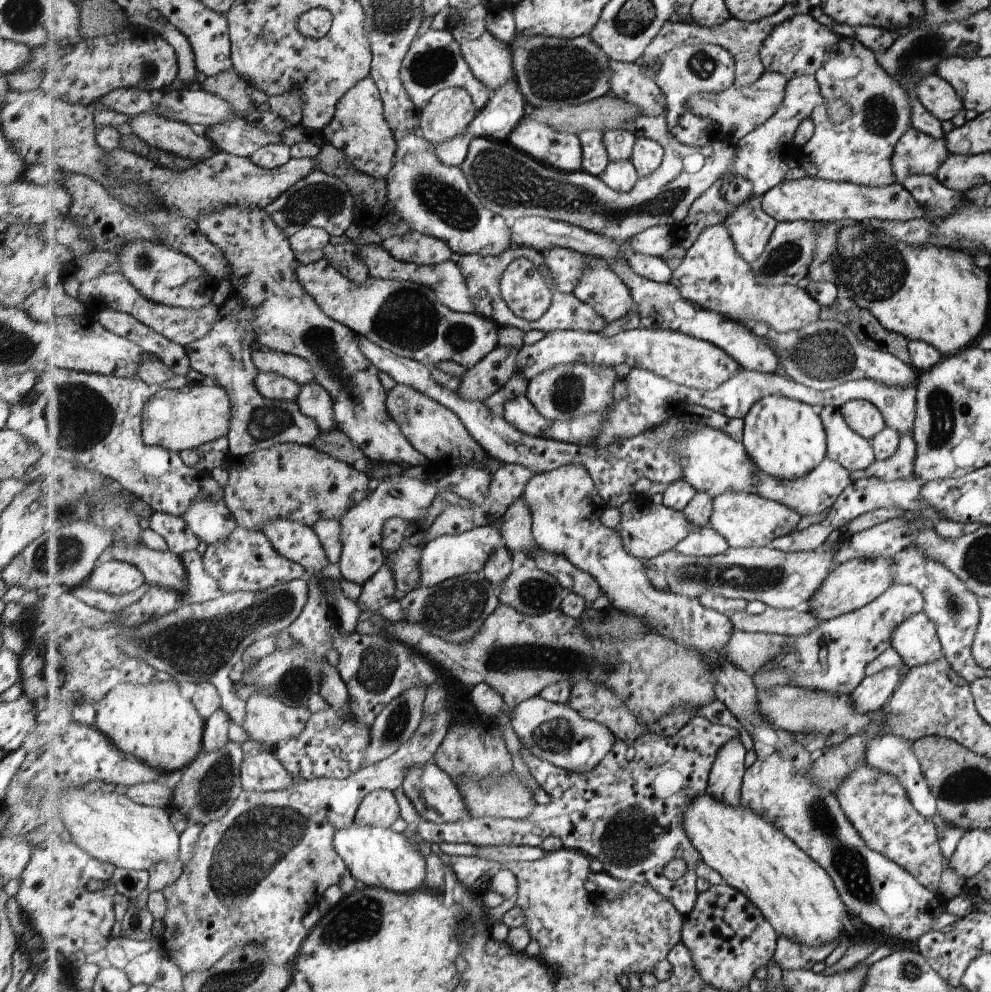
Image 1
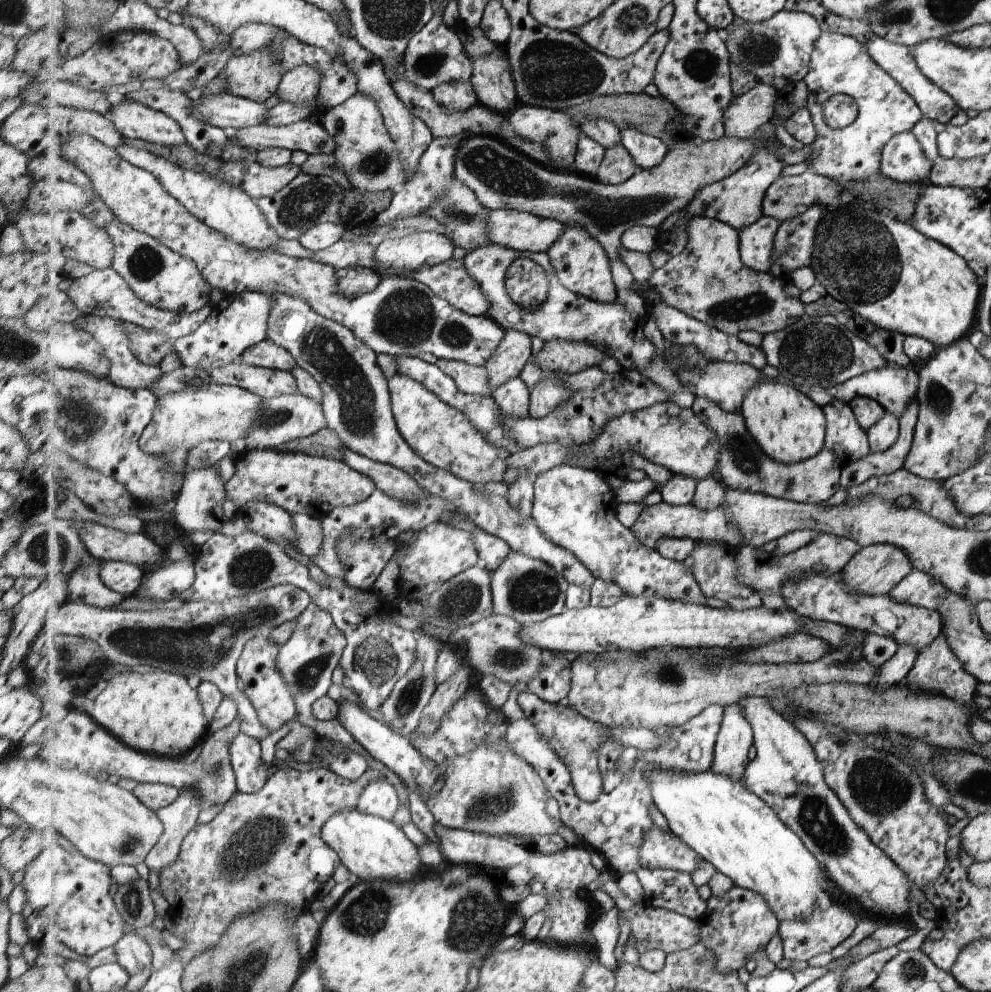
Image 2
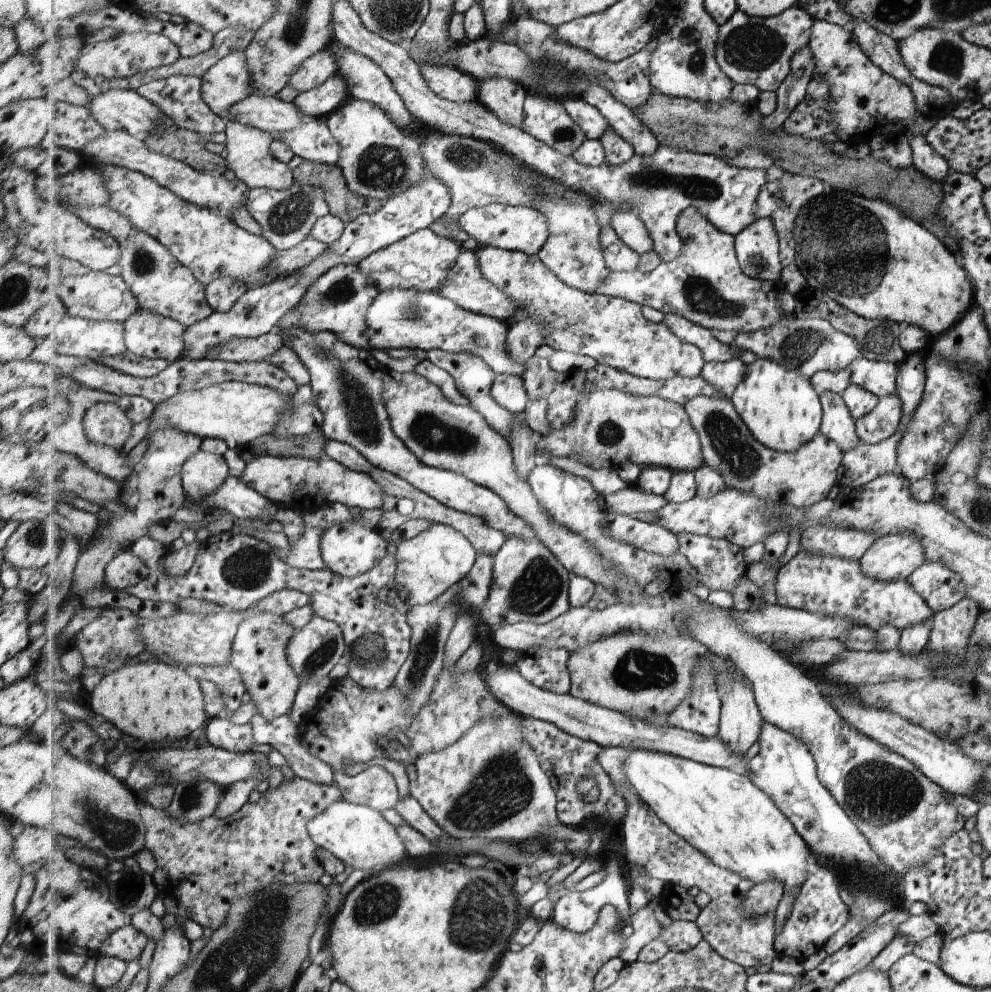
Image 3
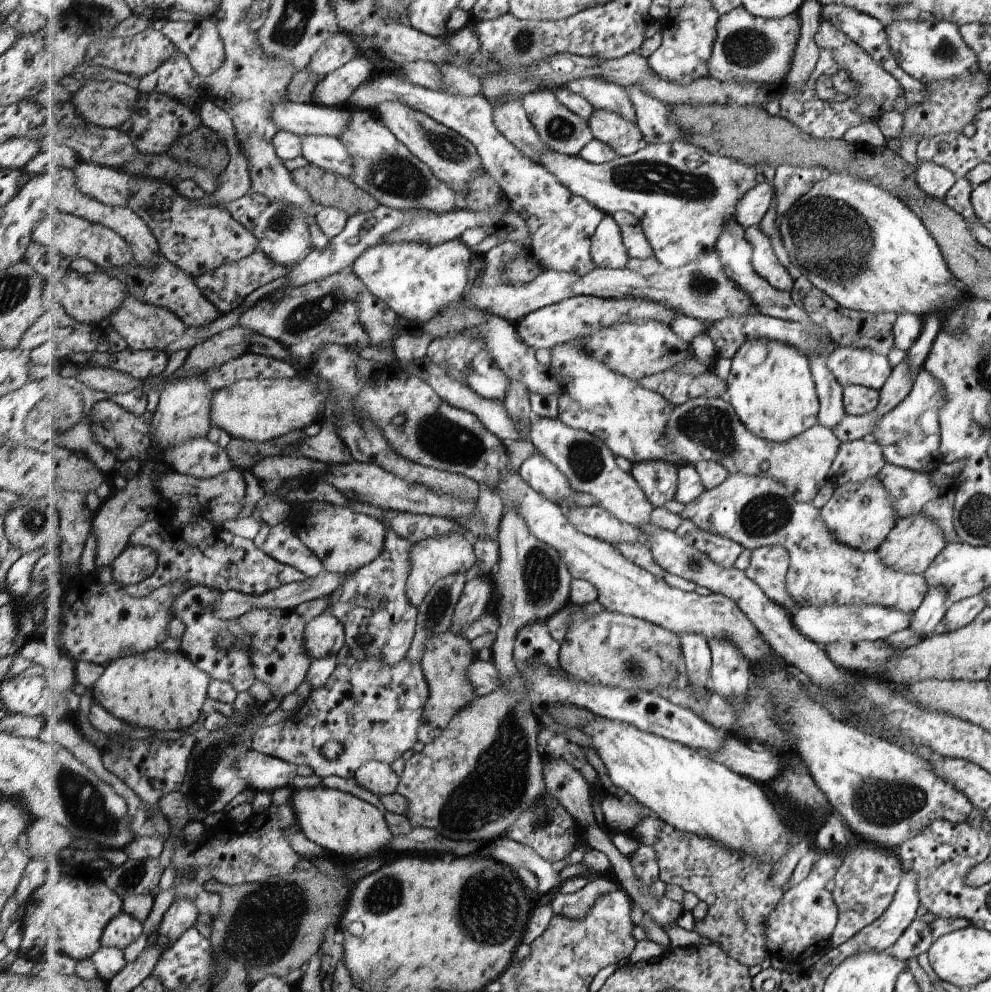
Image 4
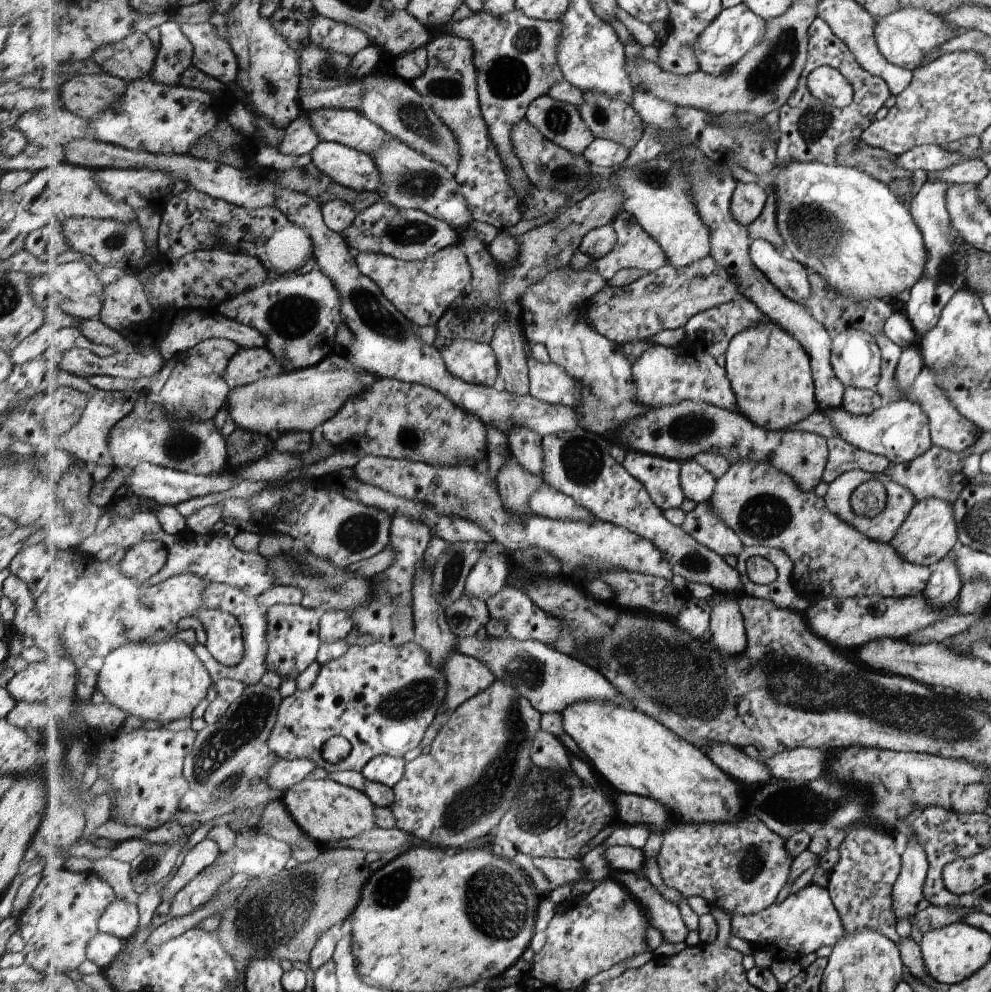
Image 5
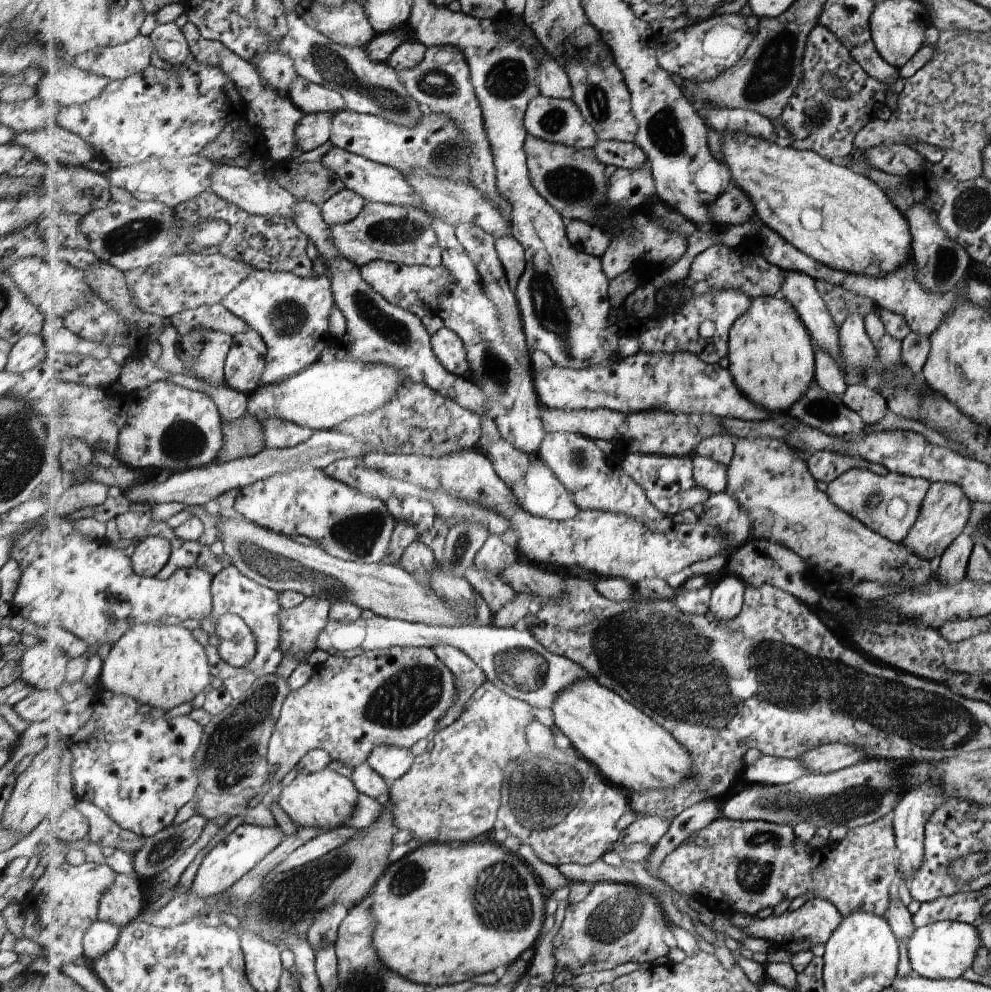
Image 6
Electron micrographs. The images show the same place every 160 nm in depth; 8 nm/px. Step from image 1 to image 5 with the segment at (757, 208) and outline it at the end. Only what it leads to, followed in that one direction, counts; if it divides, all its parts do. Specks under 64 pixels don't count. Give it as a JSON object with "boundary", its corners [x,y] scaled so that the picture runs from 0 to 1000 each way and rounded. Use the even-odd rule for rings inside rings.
{"boundary":[[[761,242],[757,258],[766,270],[798,302],[812,307],[820,294],[815,273],[810,266],[801,263],[794,256],[788,256],[776,242]]]}

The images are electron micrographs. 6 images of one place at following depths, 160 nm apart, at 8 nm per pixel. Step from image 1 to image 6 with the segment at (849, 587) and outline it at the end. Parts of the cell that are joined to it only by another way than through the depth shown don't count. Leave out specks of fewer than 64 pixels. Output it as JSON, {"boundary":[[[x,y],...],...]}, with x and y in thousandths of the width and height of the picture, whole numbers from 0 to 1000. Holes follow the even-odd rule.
{"boundary":[[[954,486],[938,487],[938,492],[931,503],[930,512],[922,530],[914,538],[914,542],[908,544],[920,559],[938,566],[948,563],[955,552],[971,538],[979,523],[980,506],[970,496],[968,490]]]}

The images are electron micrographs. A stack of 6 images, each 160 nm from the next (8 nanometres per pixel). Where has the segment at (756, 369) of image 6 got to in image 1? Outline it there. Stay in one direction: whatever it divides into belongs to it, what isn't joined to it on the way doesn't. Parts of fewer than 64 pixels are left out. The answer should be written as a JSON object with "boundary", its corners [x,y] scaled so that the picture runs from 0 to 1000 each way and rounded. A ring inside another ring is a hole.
{"boundary":[[[776,399],[764,405],[751,423],[751,448],[757,462],[777,480],[801,484],[820,476],[836,462],[835,435],[826,413],[794,399]]]}

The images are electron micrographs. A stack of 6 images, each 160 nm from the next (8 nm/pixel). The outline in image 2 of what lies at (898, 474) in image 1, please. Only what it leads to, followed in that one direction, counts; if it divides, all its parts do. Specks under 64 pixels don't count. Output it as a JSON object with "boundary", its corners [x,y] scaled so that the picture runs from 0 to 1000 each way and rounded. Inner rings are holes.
{"boundary":[[[925,402],[919,403],[915,411],[909,415],[906,423],[906,438],[897,454],[879,456],[877,460],[853,468],[850,475],[850,491],[854,494],[873,488],[883,480],[894,480],[909,473],[914,465],[915,456],[921,447],[922,430],[926,424],[927,407]]]}

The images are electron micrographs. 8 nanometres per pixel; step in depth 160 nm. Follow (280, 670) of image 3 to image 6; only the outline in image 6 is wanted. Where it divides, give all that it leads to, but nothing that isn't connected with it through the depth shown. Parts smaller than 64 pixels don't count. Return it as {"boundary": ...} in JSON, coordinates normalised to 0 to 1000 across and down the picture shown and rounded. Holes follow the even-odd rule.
{"boundary":[[[313,600],[301,612],[284,616],[284,649],[288,662],[298,661],[298,663],[310,667],[311,661],[320,654],[322,637],[330,631],[330,627],[333,625],[335,608],[334,605]]]}

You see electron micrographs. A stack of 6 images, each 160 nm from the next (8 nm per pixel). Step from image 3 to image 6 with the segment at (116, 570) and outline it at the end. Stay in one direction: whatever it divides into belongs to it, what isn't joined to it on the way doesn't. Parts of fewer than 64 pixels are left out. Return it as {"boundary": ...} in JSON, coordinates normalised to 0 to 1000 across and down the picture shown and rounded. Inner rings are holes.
{"boundary":[[[160,540],[143,543],[132,560],[134,573],[142,581],[158,582],[172,568],[174,556],[174,545]]]}

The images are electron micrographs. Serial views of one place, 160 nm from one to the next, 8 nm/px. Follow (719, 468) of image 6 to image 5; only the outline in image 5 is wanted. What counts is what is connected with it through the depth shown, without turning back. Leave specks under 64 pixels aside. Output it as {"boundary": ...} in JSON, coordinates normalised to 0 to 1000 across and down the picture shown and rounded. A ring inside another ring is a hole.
{"boundary":[[[702,463],[691,465],[688,470],[687,490],[691,494],[693,503],[703,506],[703,509],[716,505],[721,498],[725,483]]]}

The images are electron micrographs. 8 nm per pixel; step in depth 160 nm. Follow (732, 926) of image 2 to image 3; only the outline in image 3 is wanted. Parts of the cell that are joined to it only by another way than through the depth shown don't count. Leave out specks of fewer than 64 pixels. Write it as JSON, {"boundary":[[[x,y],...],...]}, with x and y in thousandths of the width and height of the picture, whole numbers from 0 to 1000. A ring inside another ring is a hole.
{"boundary":[[[772,888],[758,895],[753,906],[749,907],[747,917],[754,924],[774,922],[784,917],[792,899],[791,891],[786,888]]]}

